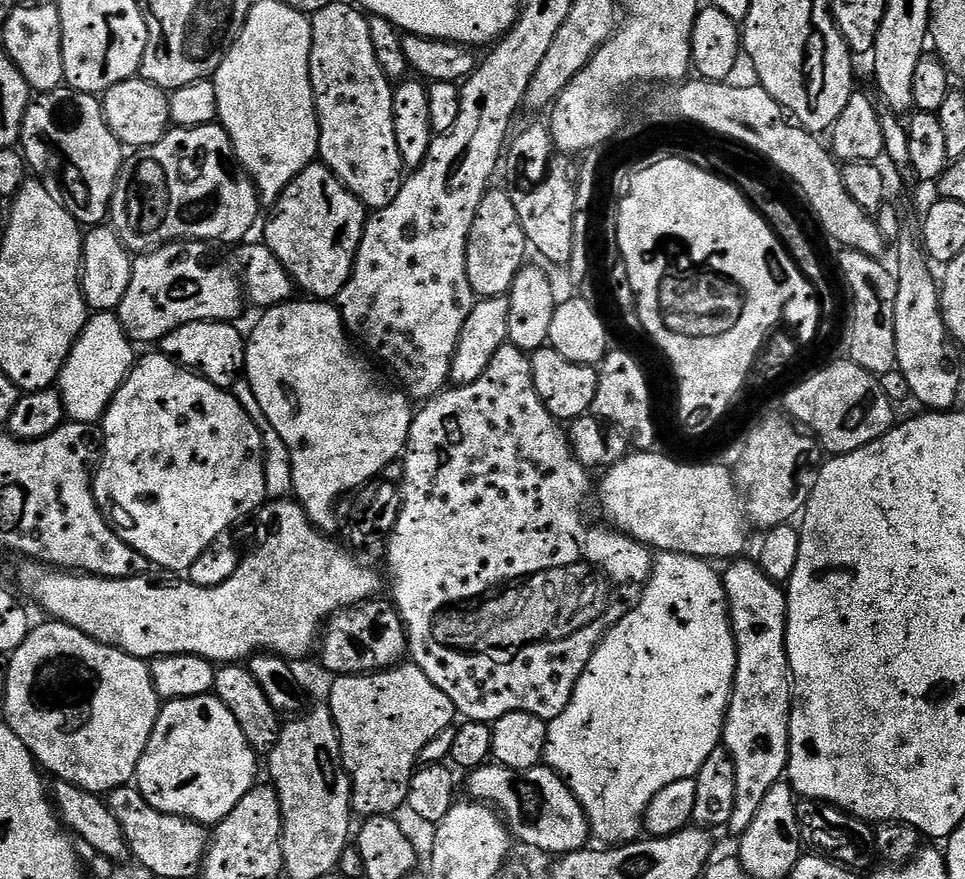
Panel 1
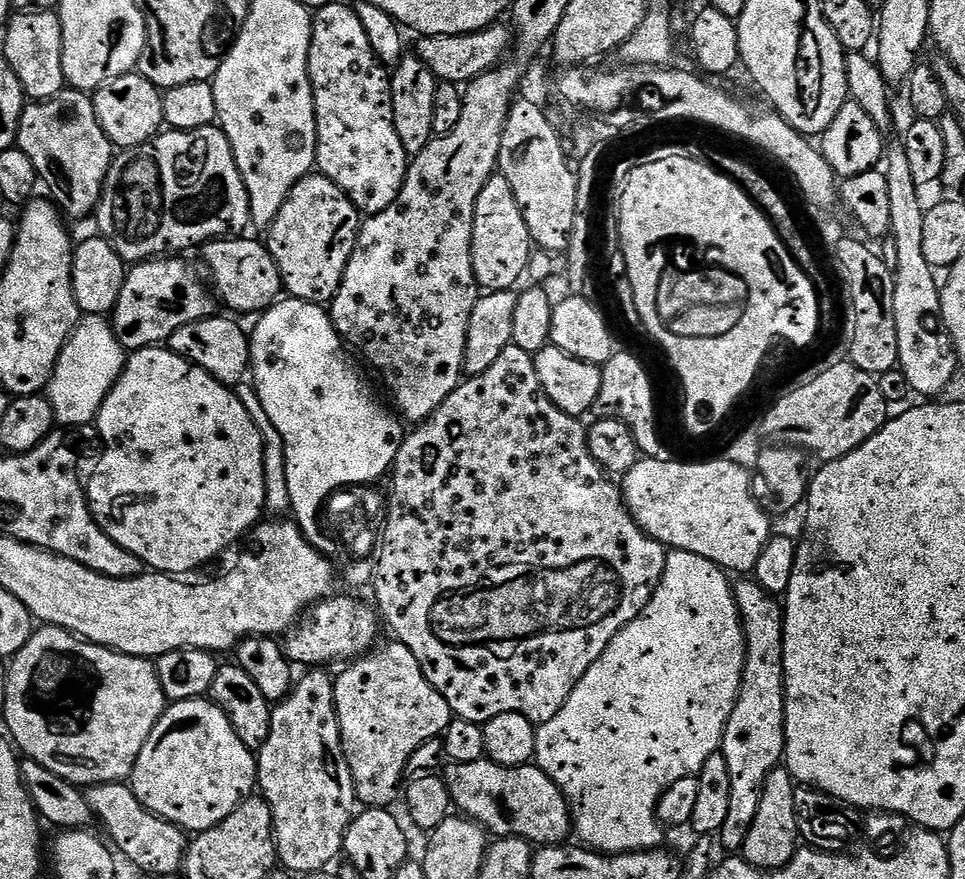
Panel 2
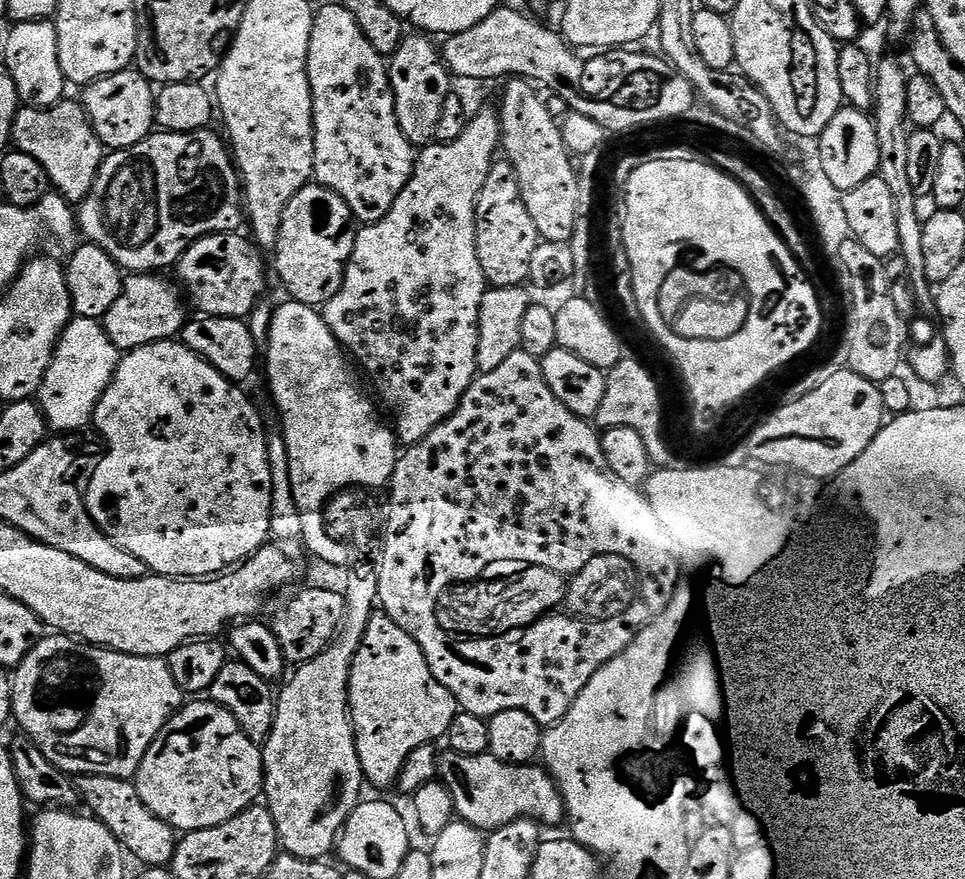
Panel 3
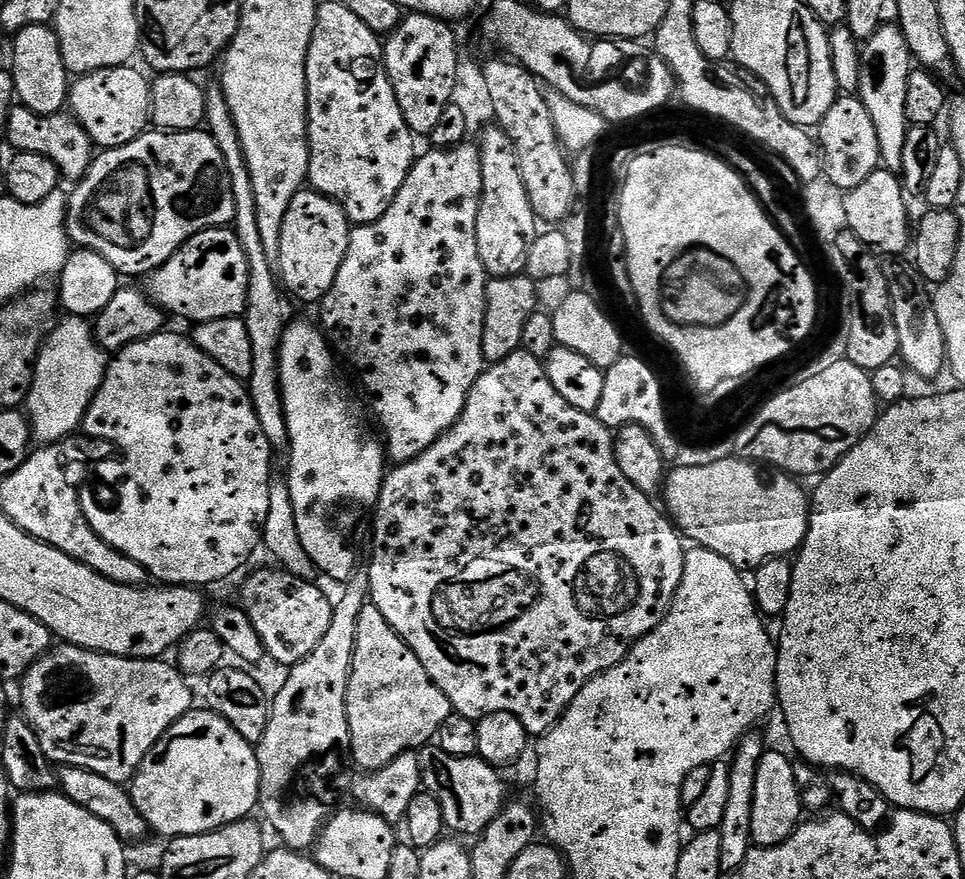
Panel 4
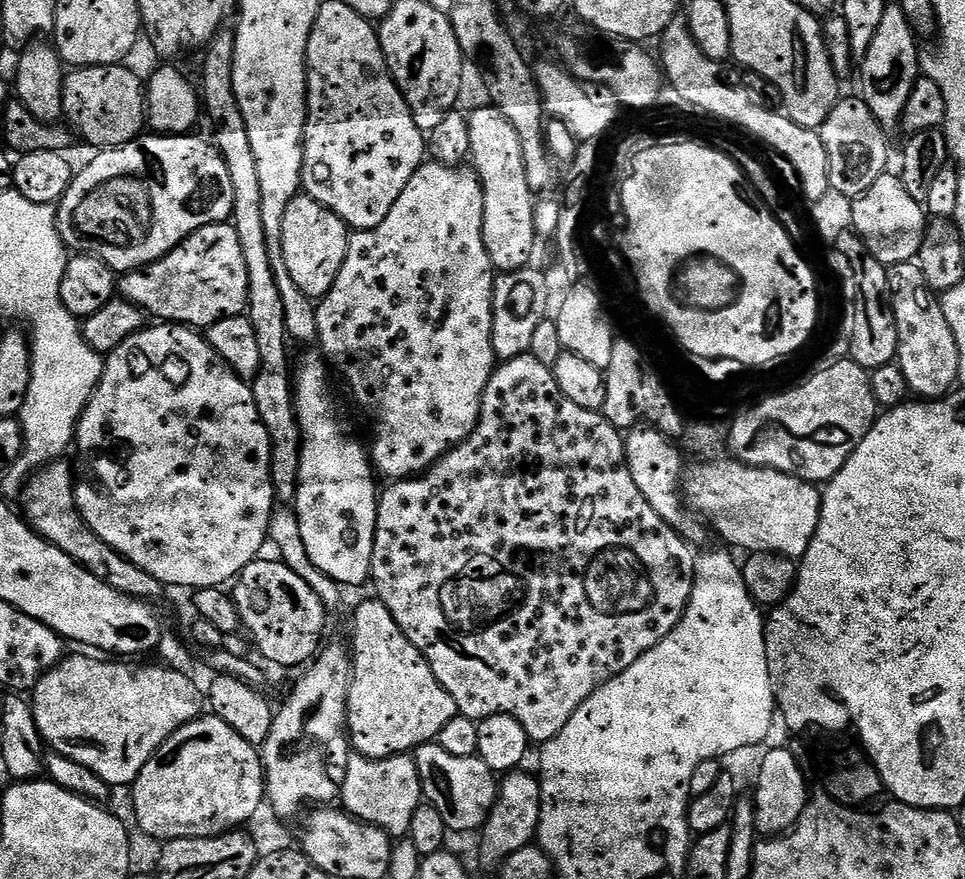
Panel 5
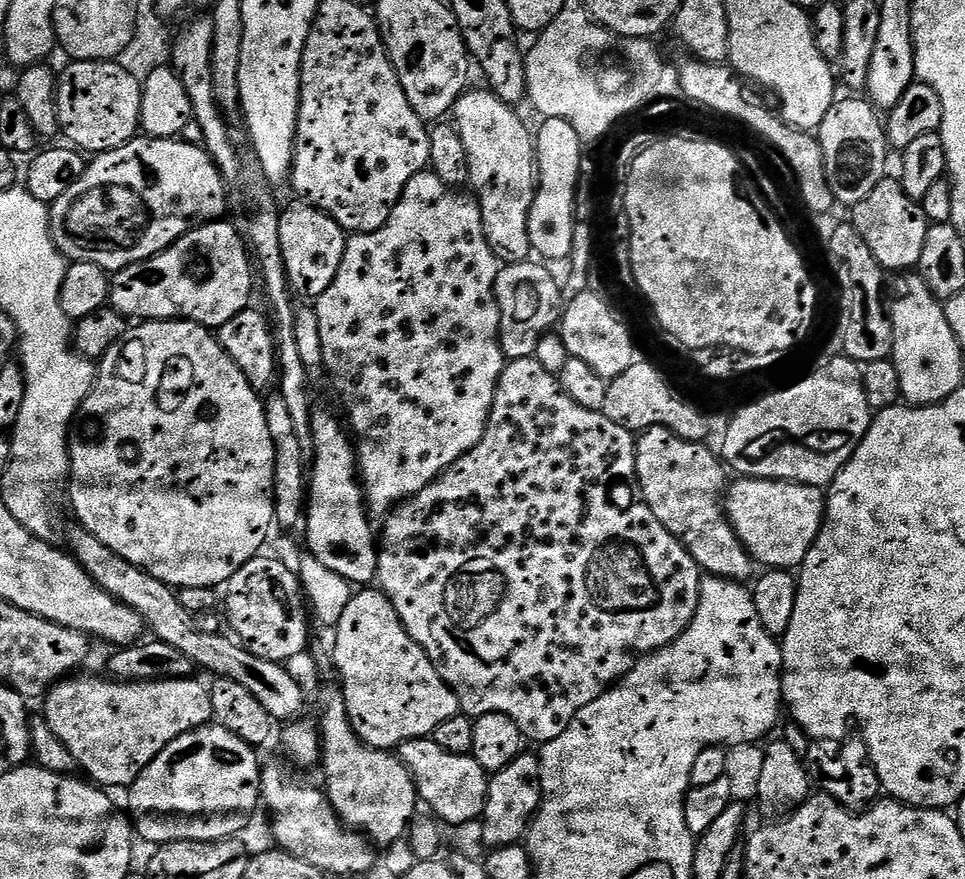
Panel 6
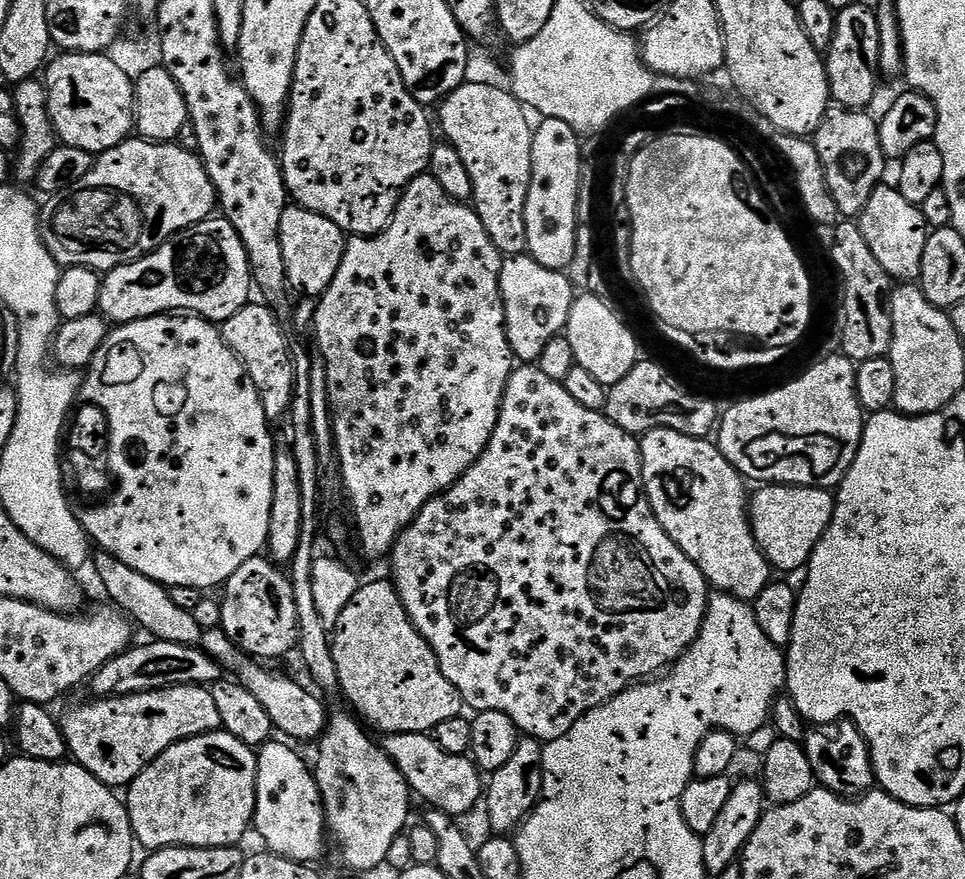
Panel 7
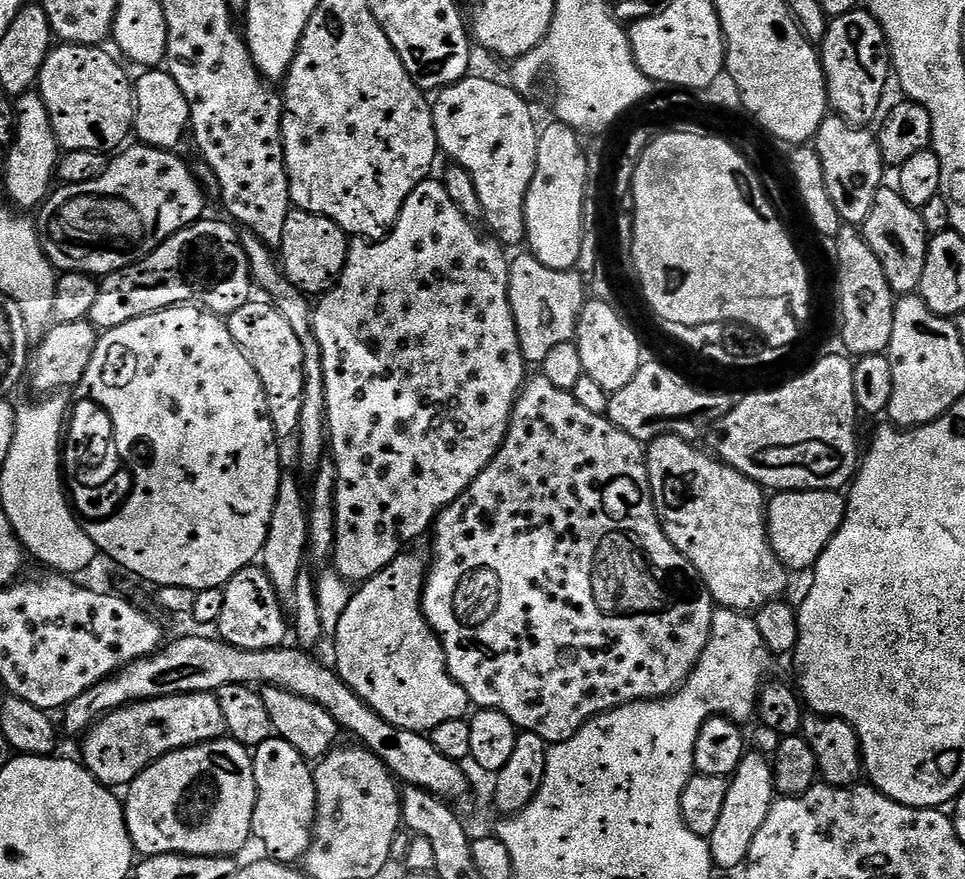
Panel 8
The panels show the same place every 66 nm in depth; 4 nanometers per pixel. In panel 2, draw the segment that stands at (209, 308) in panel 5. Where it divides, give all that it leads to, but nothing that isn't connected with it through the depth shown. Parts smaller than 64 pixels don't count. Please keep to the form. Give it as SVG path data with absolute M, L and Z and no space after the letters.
M244 238L209 240L203 245L204 264L208 267L207 279L222 304L224 299L226 307L233 308L236 312L259 314L281 299L280 271L261 241L259 244L256 240L240 239Z

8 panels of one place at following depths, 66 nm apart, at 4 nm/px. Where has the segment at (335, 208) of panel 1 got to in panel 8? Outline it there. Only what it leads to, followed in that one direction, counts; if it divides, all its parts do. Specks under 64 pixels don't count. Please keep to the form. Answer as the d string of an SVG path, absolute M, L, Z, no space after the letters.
M293 210L286 218L286 230L282 230L282 242L278 249L278 260L286 278L305 294L323 294L339 280L348 261L350 237L330 218Z

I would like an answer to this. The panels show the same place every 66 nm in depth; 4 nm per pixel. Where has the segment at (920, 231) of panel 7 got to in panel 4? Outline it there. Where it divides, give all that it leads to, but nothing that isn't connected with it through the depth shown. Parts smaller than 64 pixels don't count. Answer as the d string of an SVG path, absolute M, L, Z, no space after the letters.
M881 166L876 169L874 174L870 174L870 178L866 178L866 182L862 182L862 186L854 186L844 192L844 200L846 206L846 222L847 231L851 232L857 240L868 245L869 248L877 253L883 254L885 257L896 256L892 258L900 258L900 256L909 251L910 245L914 239L914 220L908 217L909 197L904 191L901 177L897 173L889 172L888 169Z

